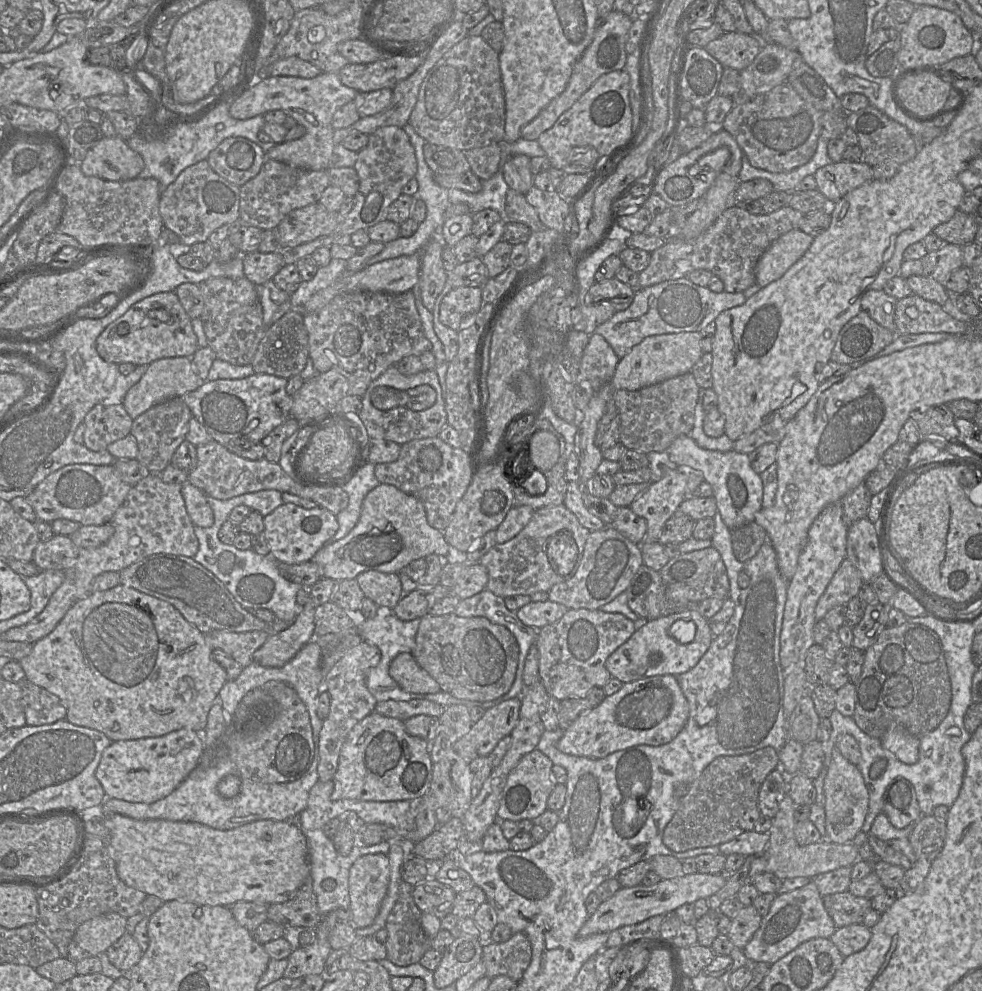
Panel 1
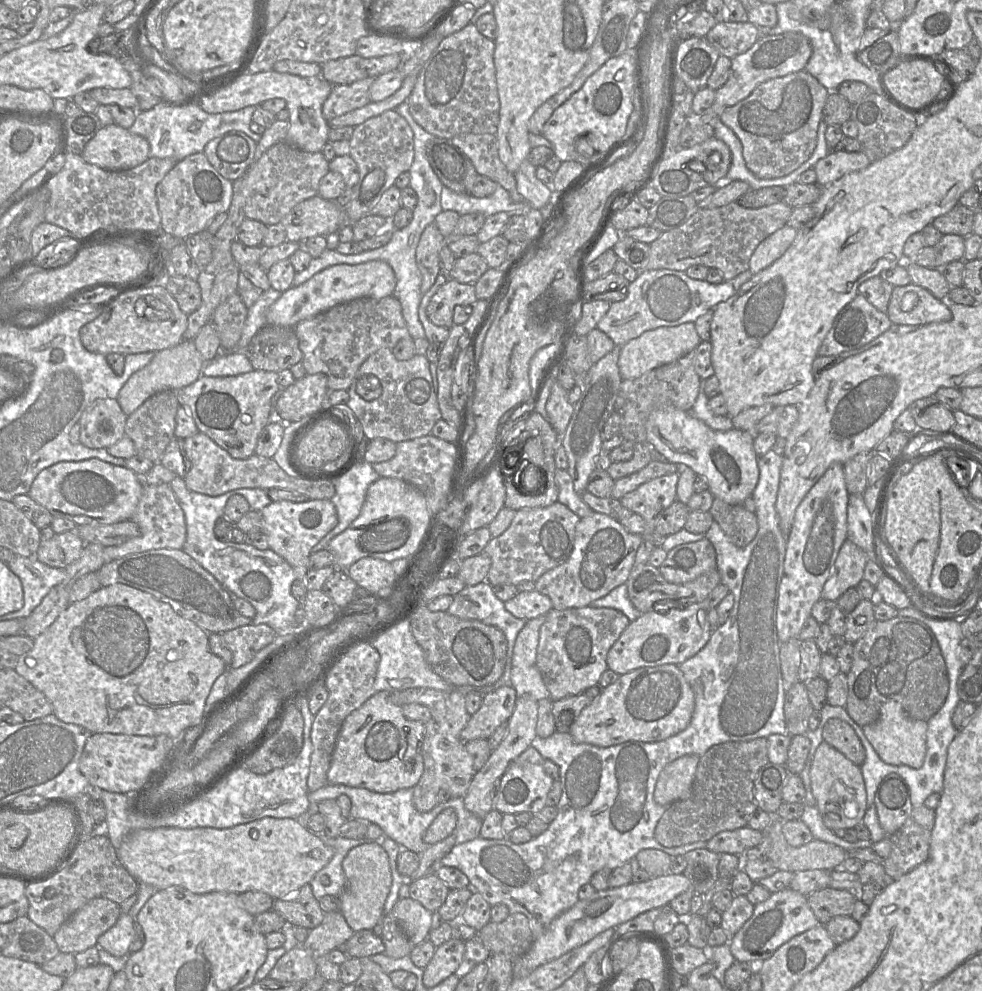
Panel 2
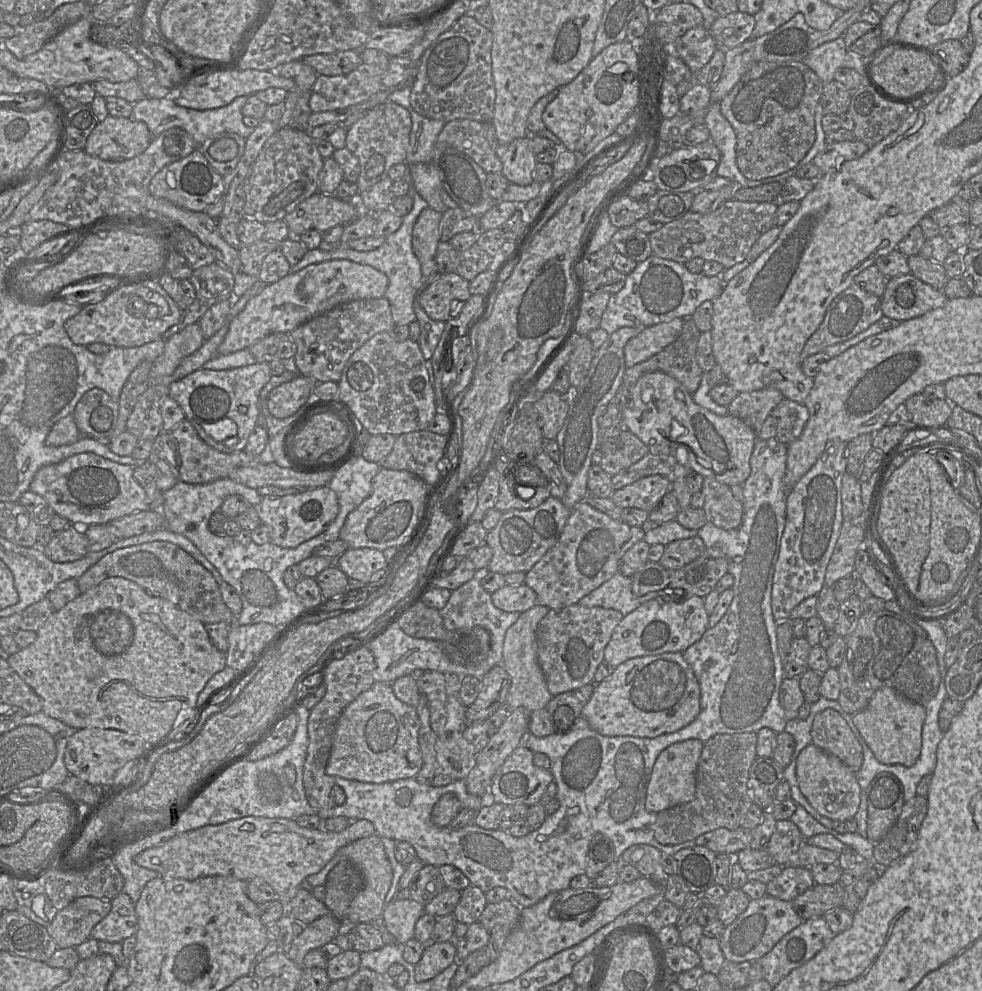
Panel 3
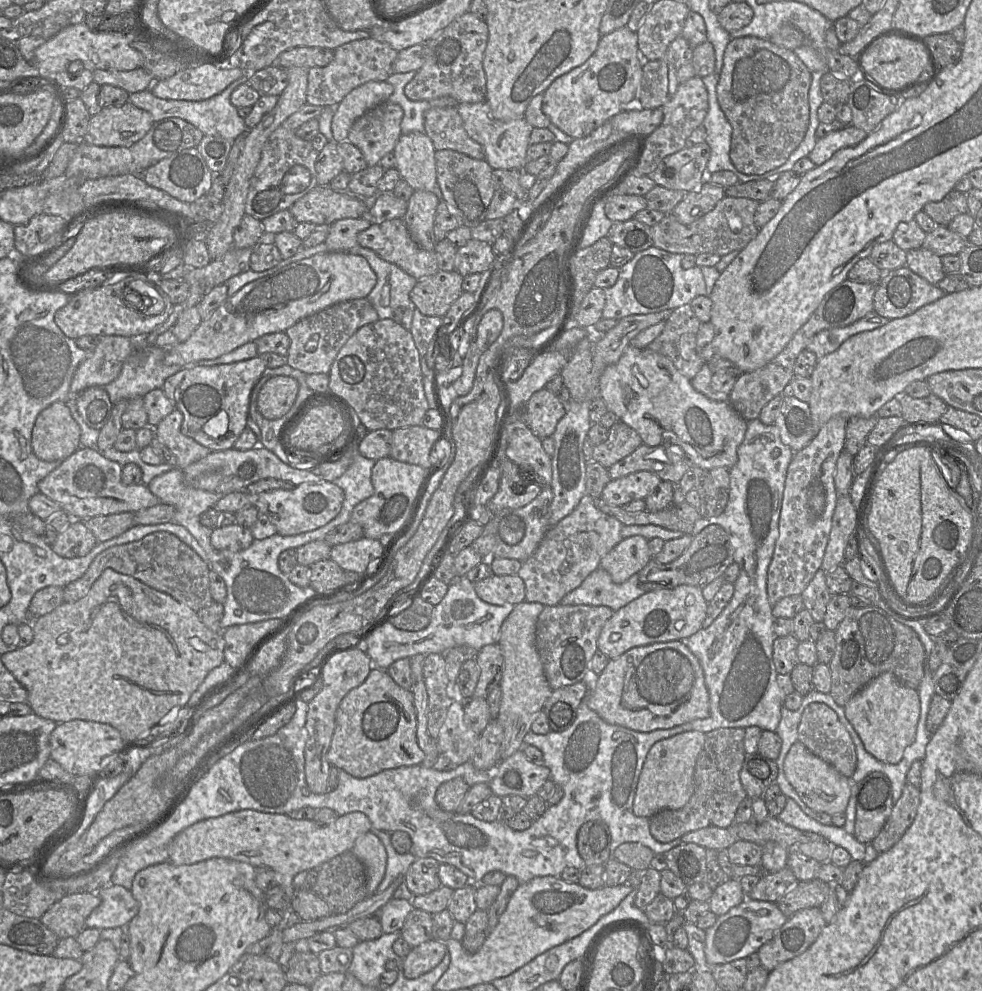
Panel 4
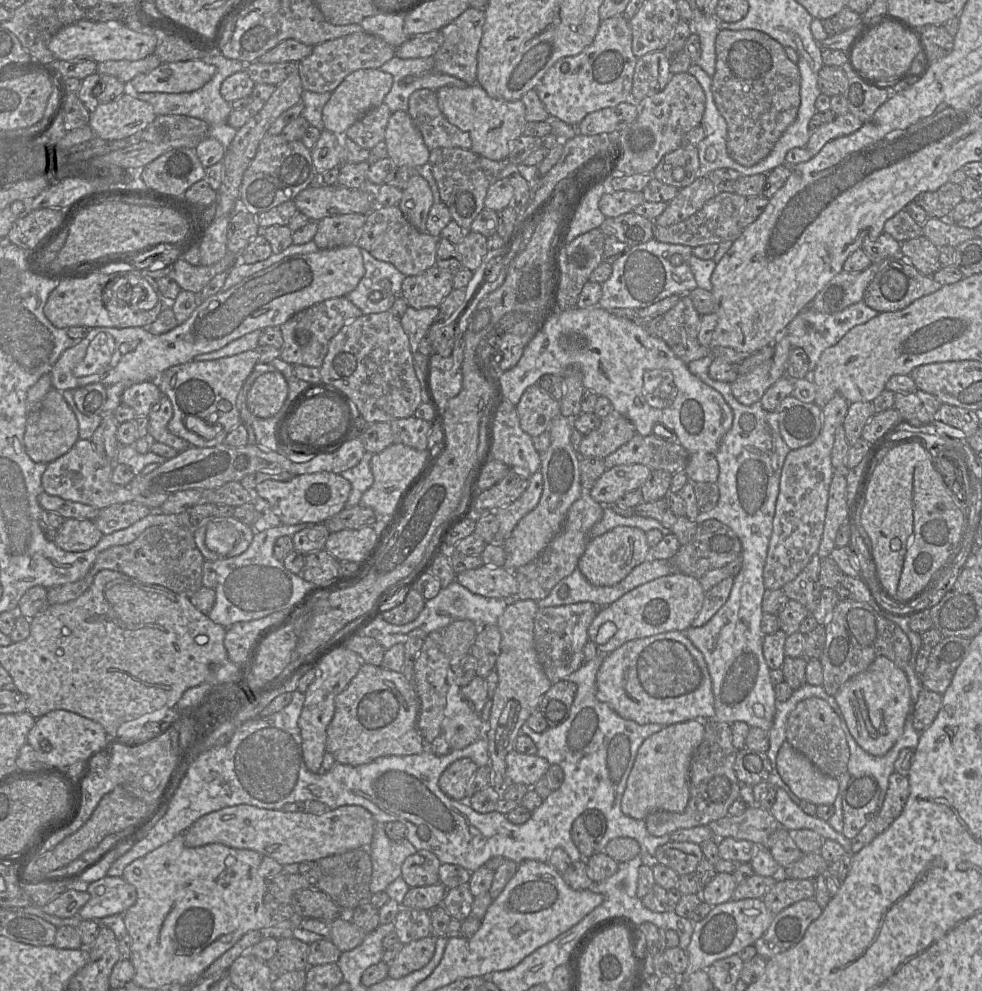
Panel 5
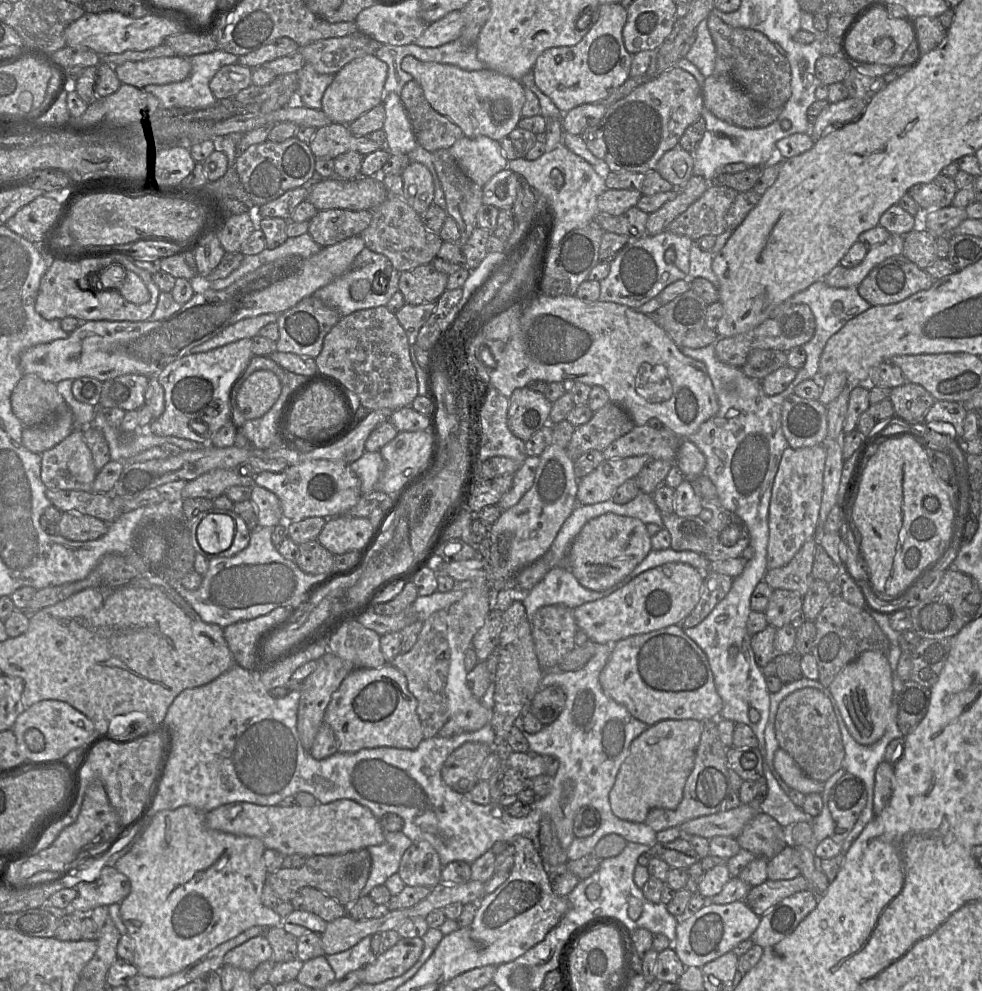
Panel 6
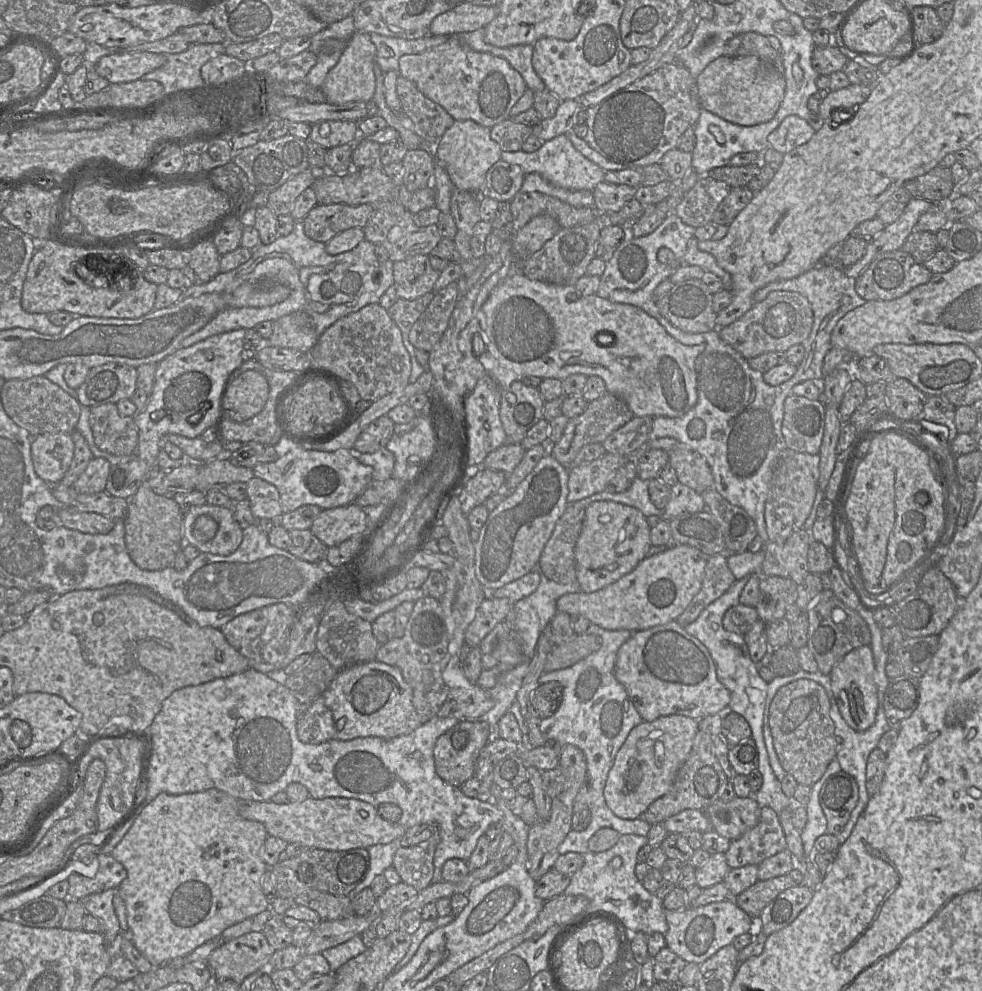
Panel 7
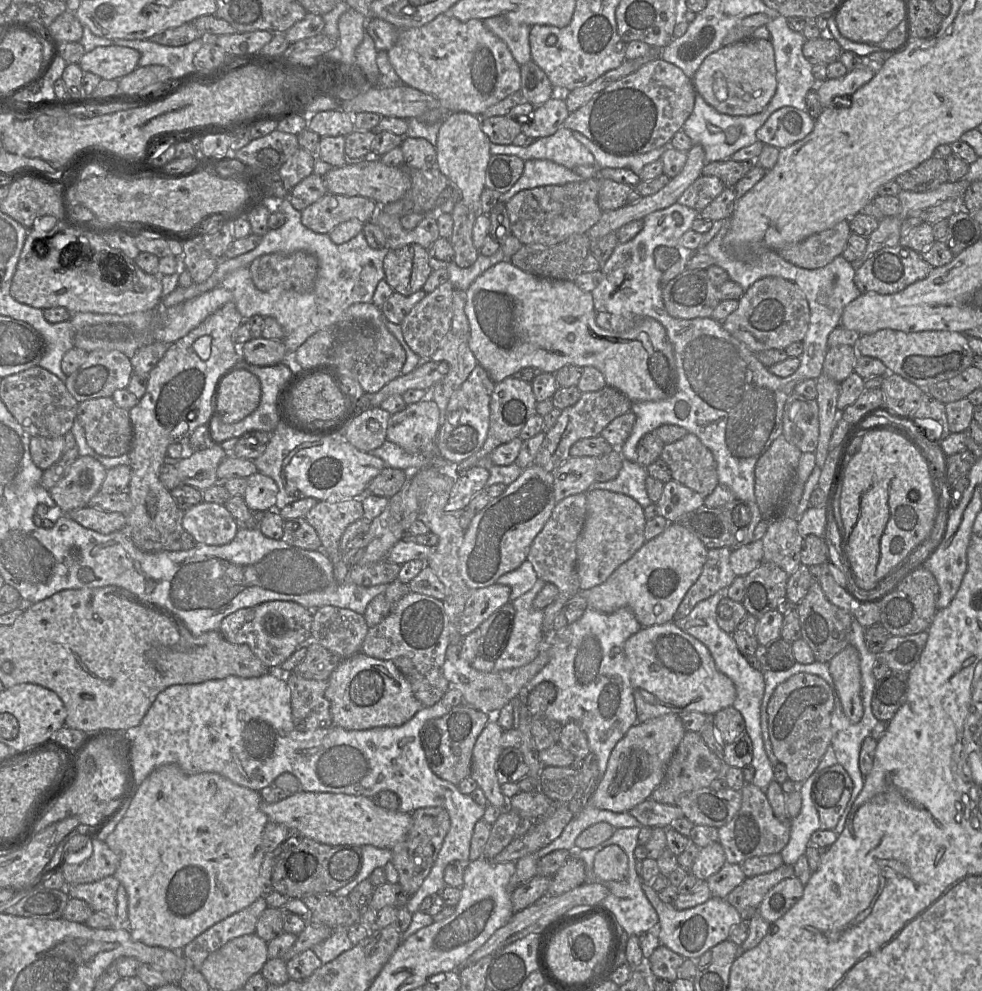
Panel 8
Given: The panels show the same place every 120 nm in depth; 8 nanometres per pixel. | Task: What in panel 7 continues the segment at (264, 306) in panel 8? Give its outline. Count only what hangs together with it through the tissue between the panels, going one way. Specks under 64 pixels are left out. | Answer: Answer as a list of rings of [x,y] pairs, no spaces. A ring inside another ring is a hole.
[[[295,220],[294,229],[289,235],[279,236],[271,244],[261,243],[251,250],[253,254],[247,262],[229,272],[218,273],[208,282],[197,282],[184,288],[181,299],[206,293],[231,292],[245,282],[258,285],[284,284],[291,290],[289,296],[271,306],[224,309],[202,329],[185,338],[180,348],[235,329],[253,329],[260,322],[275,321],[296,311],[308,312],[316,324],[318,335],[321,335],[338,319],[368,304],[378,303],[384,292],[394,283],[394,262],[391,259],[386,262],[378,261],[373,243],[364,239],[352,250],[330,255],[326,251],[326,243],[315,241],[306,235],[303,220]]]

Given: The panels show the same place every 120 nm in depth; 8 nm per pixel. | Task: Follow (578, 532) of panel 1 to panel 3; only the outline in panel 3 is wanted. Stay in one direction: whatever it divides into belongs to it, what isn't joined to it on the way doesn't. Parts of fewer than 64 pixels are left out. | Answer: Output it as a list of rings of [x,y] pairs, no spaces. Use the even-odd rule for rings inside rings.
[[[550,496],[536,508],[502,512],[497,525],[487,532],[485,539],[493,552],[488,569],[502,575],[527,573],[557,543],[571,510],[560,499]]]

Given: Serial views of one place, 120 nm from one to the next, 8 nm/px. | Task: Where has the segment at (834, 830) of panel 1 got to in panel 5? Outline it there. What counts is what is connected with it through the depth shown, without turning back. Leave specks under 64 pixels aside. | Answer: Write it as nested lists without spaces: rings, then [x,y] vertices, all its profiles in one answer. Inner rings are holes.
[[[786,741],[778,751],[776,768],[785,784],[800,799],[815,805],[833,805],[838,797],[838,779],[822,773]]]

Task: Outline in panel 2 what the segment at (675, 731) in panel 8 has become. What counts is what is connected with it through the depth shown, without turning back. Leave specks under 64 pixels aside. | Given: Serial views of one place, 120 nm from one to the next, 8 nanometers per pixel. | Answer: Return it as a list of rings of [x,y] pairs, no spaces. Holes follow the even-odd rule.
[[[684,755],[667,764],[659,774],[654,800],[661,806],[687,799],[691,795],[692,783],[700,757]]]

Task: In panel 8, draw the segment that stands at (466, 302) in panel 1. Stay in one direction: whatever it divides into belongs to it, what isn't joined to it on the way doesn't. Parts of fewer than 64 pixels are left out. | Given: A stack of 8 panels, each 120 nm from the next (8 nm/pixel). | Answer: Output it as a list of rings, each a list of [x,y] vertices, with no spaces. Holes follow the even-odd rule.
[[[419,244],[389,249],[383,260],[383,269],[387,283],[395,292],[405,296],[421,290],[433,271],[427,249]]]

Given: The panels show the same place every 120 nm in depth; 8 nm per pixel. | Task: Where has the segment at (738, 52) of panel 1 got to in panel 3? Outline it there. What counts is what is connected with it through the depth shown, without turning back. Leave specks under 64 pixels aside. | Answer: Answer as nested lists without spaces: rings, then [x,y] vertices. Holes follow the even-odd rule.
[[[740,11],[718,16],[713,22],[710,33],[718,47],[733,48],[750,39],[755,27],[753,15]]]

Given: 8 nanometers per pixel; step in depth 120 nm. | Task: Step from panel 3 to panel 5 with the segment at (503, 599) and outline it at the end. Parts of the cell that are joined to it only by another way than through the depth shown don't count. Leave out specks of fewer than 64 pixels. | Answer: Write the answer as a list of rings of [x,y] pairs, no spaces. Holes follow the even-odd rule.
[[[483,564],[479,568],[456,574],[455,581],[472,593],[488,598],[504,599],[508,605],[520,600],[517,599],[518,583],[514,573],[504,567]]]

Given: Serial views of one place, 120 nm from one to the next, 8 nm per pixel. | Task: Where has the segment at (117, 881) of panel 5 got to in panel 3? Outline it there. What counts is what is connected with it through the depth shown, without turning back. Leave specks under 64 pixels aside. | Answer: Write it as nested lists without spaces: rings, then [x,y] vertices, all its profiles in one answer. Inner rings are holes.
[[[124,892],[110,902],[110,912],[95,925],[91,937],[98,941],[122,942],[125,938],[134,936],[138,930],[135,904]]]

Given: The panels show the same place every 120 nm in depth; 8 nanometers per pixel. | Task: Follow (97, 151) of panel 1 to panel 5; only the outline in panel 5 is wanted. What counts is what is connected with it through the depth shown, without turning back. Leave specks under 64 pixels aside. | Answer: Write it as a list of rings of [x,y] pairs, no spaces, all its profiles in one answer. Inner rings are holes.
[[[123,93],[114,101],[99,103],[96,110],[90,113],[88,125],[95,137],[120,140],[142,131],[156,117],[149,103]]]

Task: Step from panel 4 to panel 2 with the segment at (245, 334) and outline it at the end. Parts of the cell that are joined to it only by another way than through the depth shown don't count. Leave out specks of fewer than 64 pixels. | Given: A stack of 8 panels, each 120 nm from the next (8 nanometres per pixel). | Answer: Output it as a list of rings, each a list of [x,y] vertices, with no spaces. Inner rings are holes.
[[[371,261],[358,265],[338,264],[328,267],[299,286],[292,286],[266,311],[266,325],[294,327],[302,320],[312,318],[332,307],[360,298],[382,299],[392,296],[396,277],[391,266],[384,261]]]

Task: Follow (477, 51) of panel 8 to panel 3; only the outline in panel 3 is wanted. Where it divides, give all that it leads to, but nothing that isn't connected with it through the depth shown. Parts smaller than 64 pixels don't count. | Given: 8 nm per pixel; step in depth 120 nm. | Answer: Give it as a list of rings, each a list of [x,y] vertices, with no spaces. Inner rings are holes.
[[[481,122],[483,135],[489,141],[502,163],[502,174],[511,184],[527,186],[534,180],[535,154],[529,148],[530,135],[508,144],[501,144],[496,137],[492,122]]]

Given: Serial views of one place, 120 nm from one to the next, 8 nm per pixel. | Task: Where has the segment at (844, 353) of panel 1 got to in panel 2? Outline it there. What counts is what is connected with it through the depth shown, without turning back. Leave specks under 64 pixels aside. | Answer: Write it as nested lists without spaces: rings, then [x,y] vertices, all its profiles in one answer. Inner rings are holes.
[[[858,294],[835,318],[822,341],[819,356],[838,356],[862,347],[889,330],[892,322]]]

